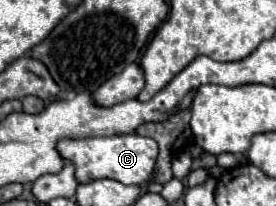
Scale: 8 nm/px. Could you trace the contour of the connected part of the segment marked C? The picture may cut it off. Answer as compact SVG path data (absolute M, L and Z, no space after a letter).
M118 134L104 138L84 138L84 140L60 140L56 150L62 158L74 164L74 176L78 184L88 184L100 178L112 178L122 184L144 184L150 180L156 158L158 144L152 138L138 134Z

